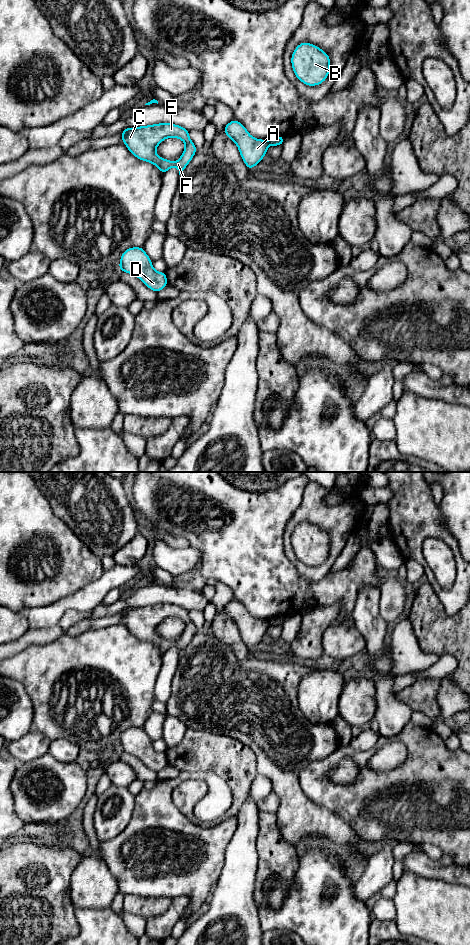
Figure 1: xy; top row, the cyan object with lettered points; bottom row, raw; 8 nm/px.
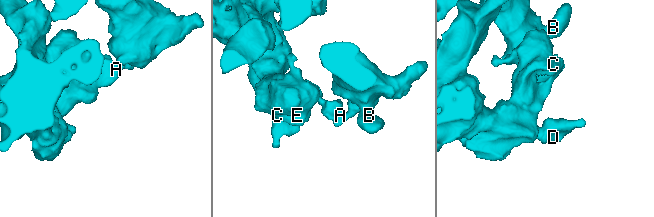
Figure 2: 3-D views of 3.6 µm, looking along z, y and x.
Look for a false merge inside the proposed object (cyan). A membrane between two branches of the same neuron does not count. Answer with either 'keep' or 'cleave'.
cleave

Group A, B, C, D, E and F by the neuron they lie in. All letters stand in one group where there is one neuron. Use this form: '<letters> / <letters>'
A C D E F / B

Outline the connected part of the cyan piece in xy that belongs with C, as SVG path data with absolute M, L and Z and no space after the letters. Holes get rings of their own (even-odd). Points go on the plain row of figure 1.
M158 603L122 610L122 620L127 629L139 640L155 645L162 655L176 647L179 655L190 643L197 628L191 621L189 610L172 603ZM166 618L179 618L185 623L181 637L176 641L161 638L157 635L157 626Z

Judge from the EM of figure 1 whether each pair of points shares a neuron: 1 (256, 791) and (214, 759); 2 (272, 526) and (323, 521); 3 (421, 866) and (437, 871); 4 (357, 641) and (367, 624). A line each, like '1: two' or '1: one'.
1: two
2: two
3: one
4: two

